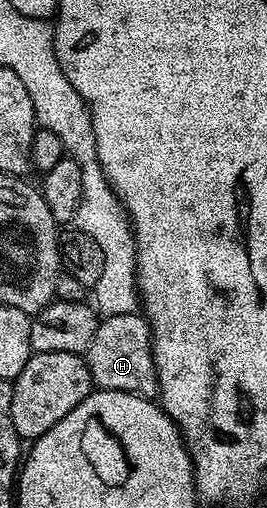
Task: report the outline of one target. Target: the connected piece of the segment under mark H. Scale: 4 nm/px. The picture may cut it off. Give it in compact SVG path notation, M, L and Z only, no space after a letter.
M142 313L105 317L99 322L90 348L84 353L95 388L103 391L126 391L141 399L158 395L158 374L154 368L154 340L150 324Z

